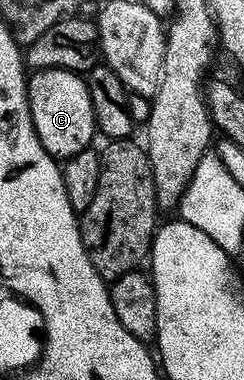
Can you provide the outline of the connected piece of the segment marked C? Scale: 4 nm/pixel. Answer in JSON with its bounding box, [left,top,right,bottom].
[28,69,97,159]

